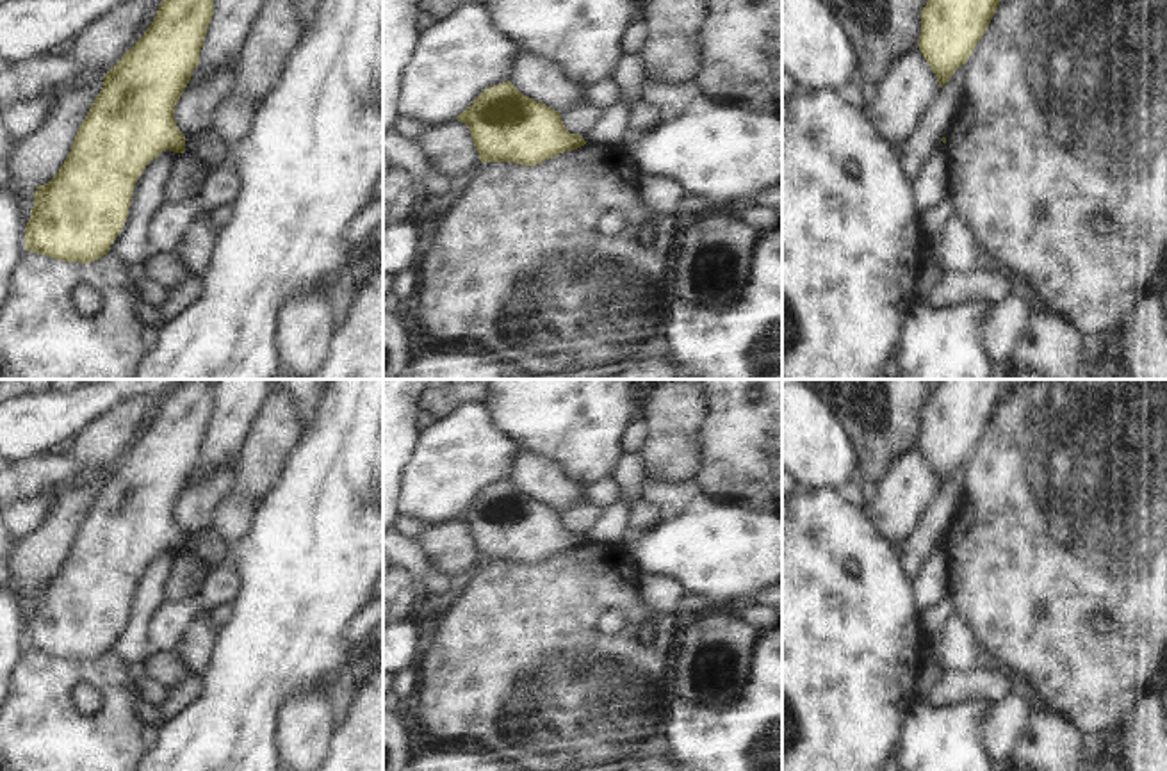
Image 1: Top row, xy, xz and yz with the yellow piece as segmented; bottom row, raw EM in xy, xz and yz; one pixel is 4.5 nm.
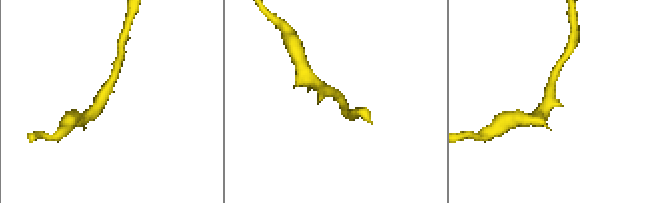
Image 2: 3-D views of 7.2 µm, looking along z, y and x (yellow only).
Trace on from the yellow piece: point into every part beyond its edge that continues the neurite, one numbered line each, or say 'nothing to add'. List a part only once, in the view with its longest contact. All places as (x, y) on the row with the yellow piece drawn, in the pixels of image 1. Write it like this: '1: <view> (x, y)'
nothing to add

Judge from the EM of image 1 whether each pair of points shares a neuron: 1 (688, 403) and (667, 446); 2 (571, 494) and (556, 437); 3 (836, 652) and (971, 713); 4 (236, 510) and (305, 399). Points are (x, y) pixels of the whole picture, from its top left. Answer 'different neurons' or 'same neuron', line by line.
1: same neuron
2: different neurons
3: different neurons
4: different neurons

